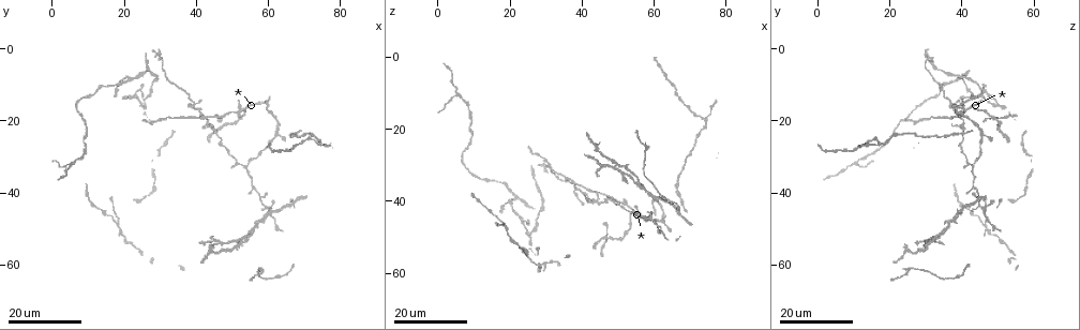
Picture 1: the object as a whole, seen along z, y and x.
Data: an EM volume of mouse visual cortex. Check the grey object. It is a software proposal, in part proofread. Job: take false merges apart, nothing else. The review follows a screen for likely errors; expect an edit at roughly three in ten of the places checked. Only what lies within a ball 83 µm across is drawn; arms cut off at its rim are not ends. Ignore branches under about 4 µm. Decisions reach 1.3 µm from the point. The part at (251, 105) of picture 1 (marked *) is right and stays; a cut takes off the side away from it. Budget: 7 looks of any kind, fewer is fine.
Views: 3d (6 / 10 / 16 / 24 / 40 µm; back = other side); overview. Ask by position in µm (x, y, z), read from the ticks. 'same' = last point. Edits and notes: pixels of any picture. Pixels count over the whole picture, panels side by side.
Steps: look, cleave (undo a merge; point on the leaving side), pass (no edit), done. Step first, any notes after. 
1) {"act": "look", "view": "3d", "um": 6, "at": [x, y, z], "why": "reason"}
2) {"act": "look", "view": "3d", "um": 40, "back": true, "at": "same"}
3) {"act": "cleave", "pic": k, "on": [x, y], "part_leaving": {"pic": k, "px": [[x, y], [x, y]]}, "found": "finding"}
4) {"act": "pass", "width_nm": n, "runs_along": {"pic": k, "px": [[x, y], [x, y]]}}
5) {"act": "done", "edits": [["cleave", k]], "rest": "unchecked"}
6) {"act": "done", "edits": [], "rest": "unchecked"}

{"act": "look", "view": "3d", "um": 24, "at": [5.0, 31.5, 10.0]}

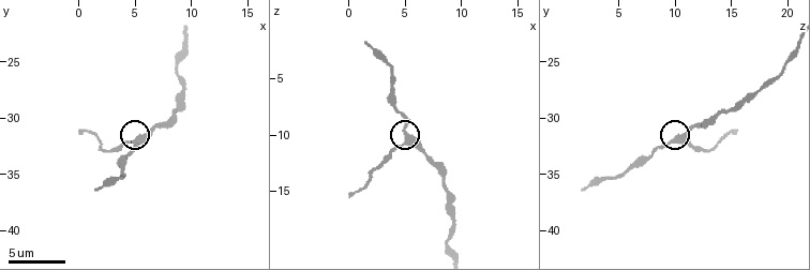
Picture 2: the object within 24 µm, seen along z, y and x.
{"act": "look", "view": "3d", "um": 10, "at": [5.4, 31.8, 10.6]}

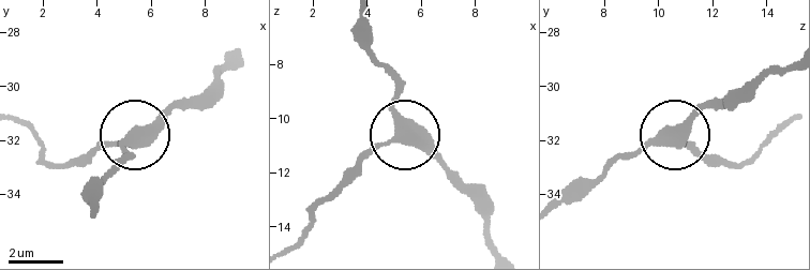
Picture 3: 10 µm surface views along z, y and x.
{"act": "look", "view": "3d", "um": 10, "back": true, "at": [5.3, 32.1, 10.4]}

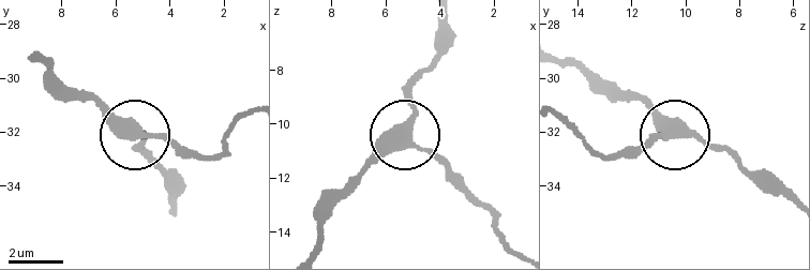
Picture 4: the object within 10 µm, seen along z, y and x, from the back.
{"act": "pass", "runs_along": {"pic": 4, "px": [[558, 57], [627, 89], [673, 133], [615, 153]]}, "found": "all the same neuron"}

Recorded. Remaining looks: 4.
{"act": "look", "view": "3d", "um": 16, "at": [54.0, 33.0, 43.5], "why": "three-way junction"}

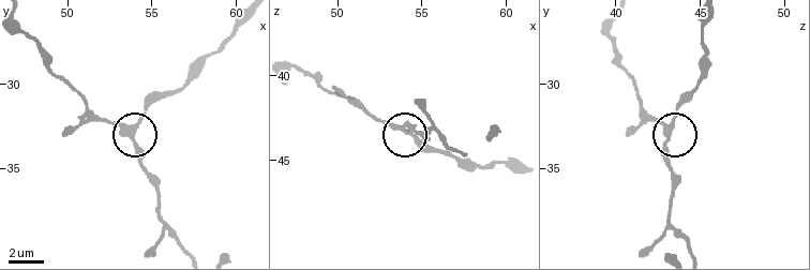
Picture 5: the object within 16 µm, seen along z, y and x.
{"act": "look", "view": "3d", "um": 6, "at": [53.8, 32.9, 43.2]}

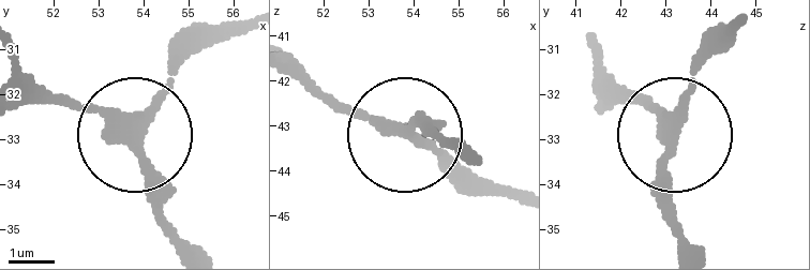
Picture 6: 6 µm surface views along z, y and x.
{"act": "look", "view": "3d", "um": 6, "back": true, "at": [53.85, 32.80, 43.20]}

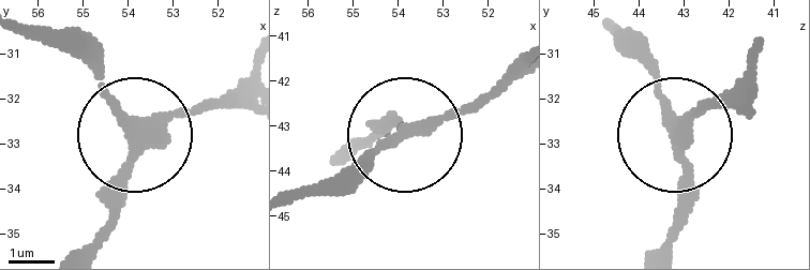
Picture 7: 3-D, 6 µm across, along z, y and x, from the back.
{"act": "cleave", "pic": 7, "on": [164, 113], "side_arm_um": 64, "part_leaving": {"pic": 7, "px": [[108, 96], [138, 116], [174, 116], [220, 101], [250, 70]]}, "found": "two neurons meet here"}

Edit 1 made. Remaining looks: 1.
{"act": "done", "edits": [["cleave", 7]], "rest": "unchecked"}

